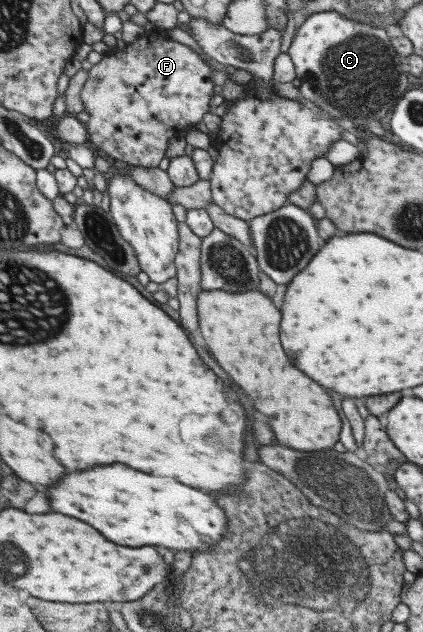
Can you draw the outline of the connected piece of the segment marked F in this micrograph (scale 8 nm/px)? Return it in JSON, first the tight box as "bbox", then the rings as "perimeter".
{"bbox":[80,28,214,168],"perimeter":[[[153,28],[150,30],[143,30],[132,43],[125,44],[123,49],[116,51],[116,49],[106,52],[99,62],[92,64],[91,69],[87,72],[87,80],[83,83],[80,92],[80,99],[83,103],[83,110],[87,112],[89,119],[84,123],[86,131],[88,132],[87,140],[96,146],[98,152],[106,158],[113,160],[121,160],[130,166],[141,166],[145,168],[157,167],[161,158],[164,157],[164,150],[167,142],[171,142],[171,138],[184,138],[187,131],[192,130],[194,126],[201,123],[203,114],[209,112],[209,100],[214,95],[213,82],[211,81],[211,70],[203,58],[197,52],[193,51],[186,45],[171,41],[168,38],[165,30],[160,28]]]}

